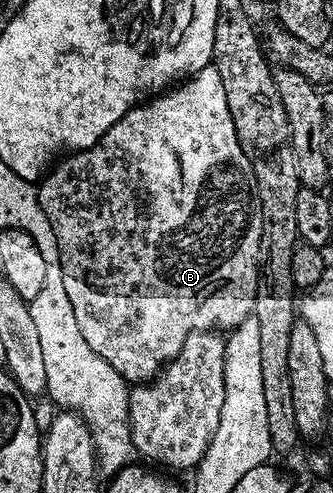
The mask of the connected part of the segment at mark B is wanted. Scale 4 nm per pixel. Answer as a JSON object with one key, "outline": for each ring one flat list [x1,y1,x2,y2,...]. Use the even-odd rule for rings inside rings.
{"outline":[[214,65,204,67,181,84,133,106,124,117,116,120,116,124,112,124,112,128,108,128,108,132,104,132,104,136,100,136,95,146,63,157,41,179,37,191,38,202,56,236,60,272,64,276,68,300,72,300,72,312,76,312,76,324,80,324,80,336,84,336,84,340,88,340,88,348,108,360,108,364,112,364,127,383,146,384,157,378,159,370,178,355,180,348,184,348,184,340,188,340,190,334,198,330,229,332,253,315,258,287,262,213,254,169,244,148,240,148,240,140,232,124,232,112,228,112,228,96,224,96,224,80,220,80,220,72]]}

